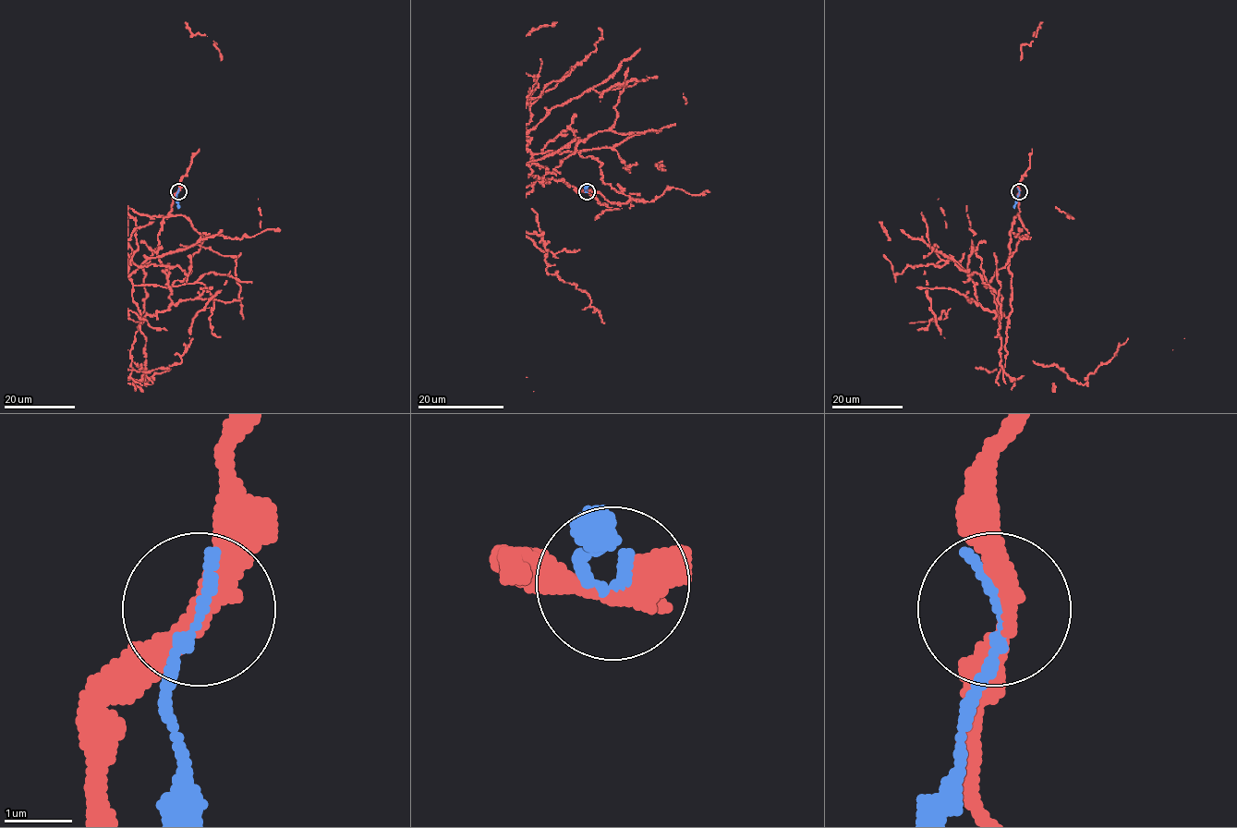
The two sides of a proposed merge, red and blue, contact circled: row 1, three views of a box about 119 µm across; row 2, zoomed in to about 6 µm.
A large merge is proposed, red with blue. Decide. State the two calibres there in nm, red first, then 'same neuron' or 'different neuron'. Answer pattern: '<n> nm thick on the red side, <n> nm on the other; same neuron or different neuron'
280 nm thick on the red side, 190 nm on the other; different neuron

